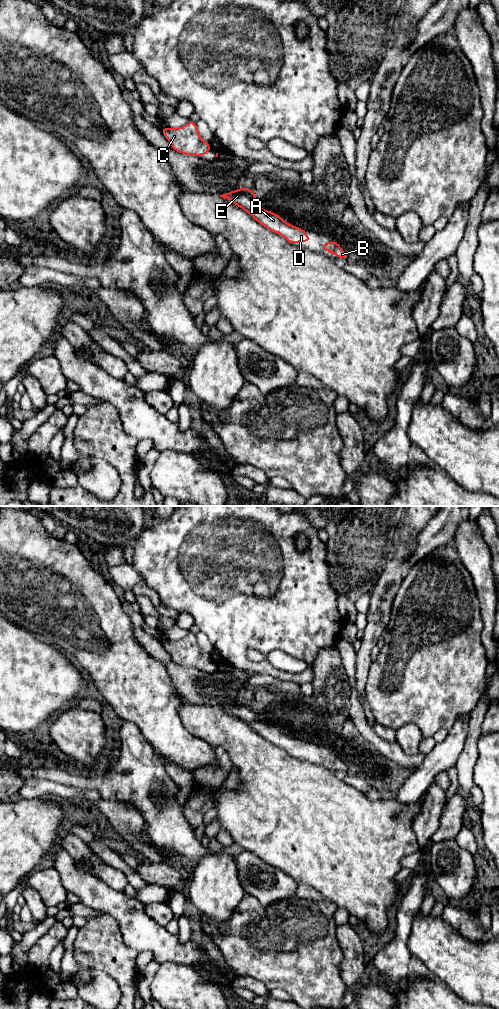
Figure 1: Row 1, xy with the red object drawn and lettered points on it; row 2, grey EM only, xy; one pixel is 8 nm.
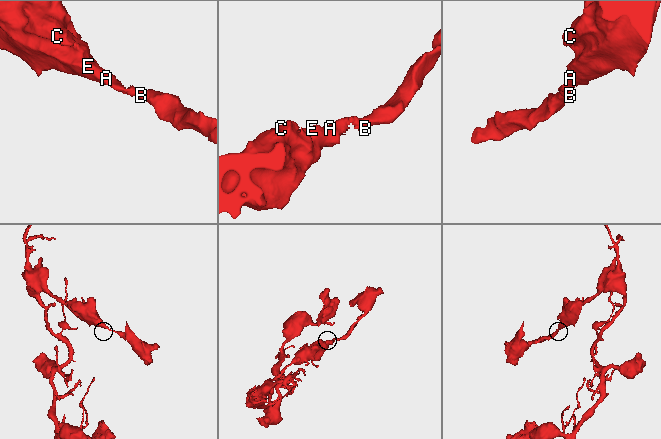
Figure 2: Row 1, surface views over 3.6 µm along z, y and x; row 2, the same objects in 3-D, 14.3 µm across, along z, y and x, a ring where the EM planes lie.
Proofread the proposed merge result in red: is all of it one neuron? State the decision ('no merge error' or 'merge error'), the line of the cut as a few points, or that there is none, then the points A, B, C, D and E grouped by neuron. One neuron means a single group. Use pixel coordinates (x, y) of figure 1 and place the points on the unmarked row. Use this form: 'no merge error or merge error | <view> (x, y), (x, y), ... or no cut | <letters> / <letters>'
no merge error | no cut | A B C D E

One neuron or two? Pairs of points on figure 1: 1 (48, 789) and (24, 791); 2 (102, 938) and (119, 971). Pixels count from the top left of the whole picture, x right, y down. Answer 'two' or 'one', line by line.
1: one
2: one

